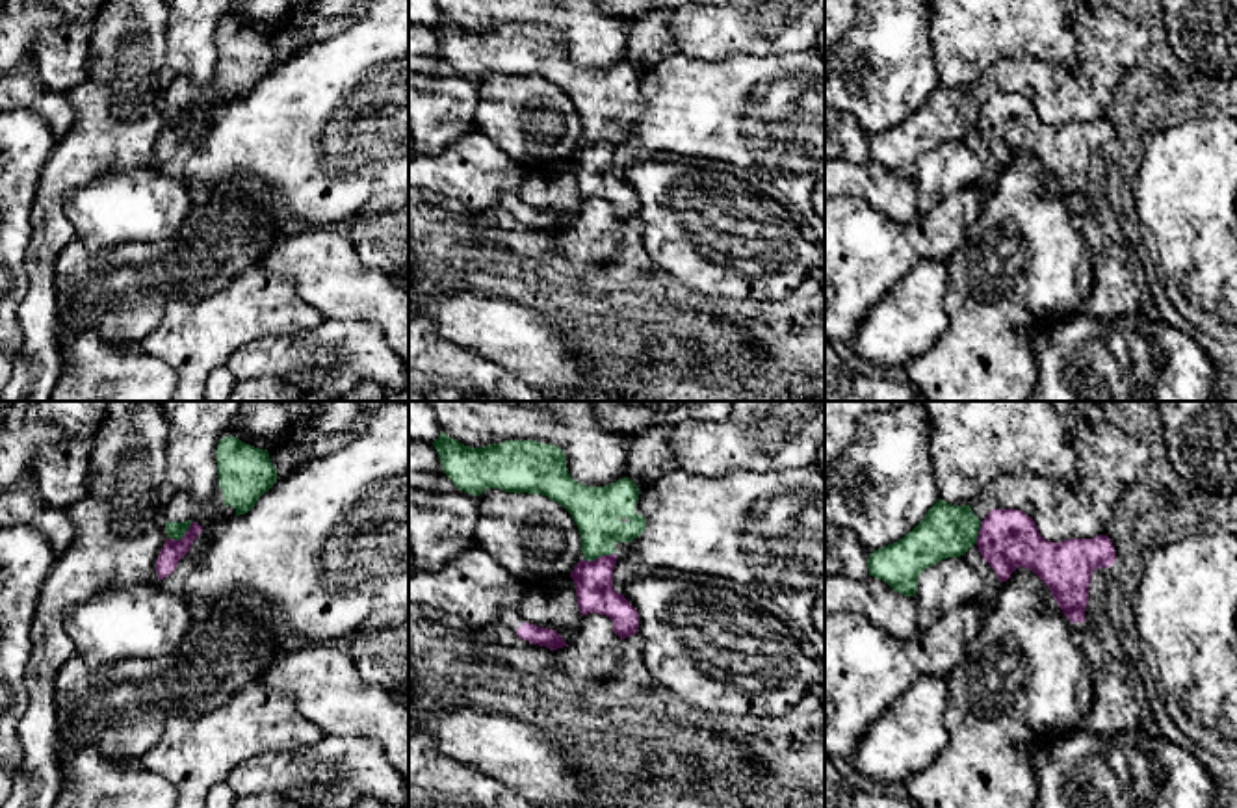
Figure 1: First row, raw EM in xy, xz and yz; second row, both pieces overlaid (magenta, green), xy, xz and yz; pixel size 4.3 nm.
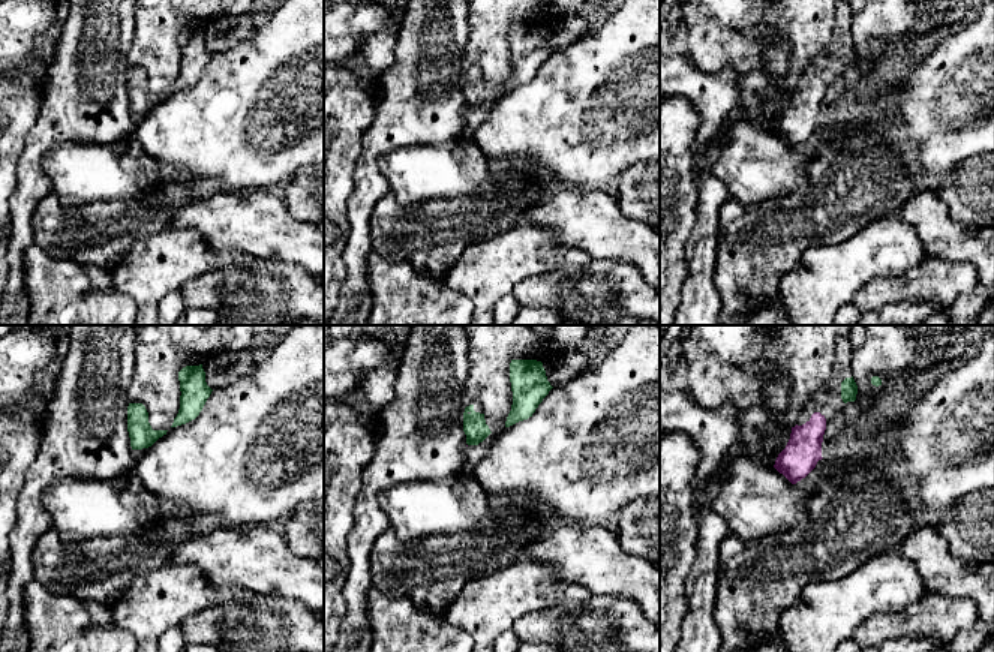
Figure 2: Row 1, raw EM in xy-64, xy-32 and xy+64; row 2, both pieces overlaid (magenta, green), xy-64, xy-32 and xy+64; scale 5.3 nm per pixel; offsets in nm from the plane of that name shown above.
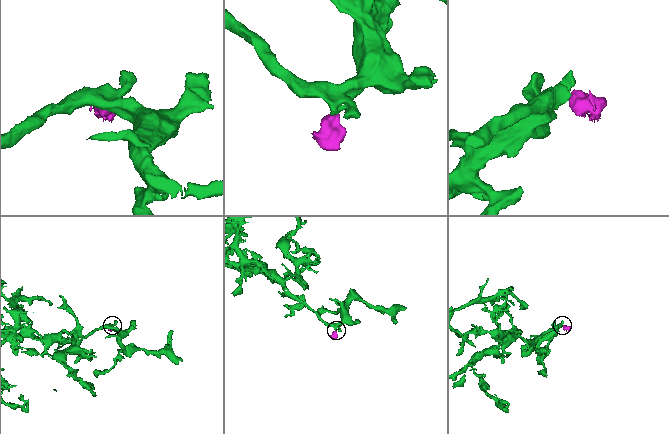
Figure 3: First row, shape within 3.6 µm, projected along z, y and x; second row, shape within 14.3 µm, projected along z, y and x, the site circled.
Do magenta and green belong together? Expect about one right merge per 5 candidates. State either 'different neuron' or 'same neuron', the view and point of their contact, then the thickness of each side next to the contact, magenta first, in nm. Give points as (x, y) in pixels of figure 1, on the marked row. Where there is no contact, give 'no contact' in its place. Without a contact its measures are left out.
different neuron; contact xz (598, 558); calibres 160 and 220 nm

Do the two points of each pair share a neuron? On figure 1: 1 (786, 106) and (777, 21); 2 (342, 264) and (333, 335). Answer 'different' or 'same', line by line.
1: different
2: different

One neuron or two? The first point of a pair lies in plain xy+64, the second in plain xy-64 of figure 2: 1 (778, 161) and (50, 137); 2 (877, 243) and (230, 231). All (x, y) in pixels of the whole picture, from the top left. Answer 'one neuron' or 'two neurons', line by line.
1: two neurons
2: two neurons

